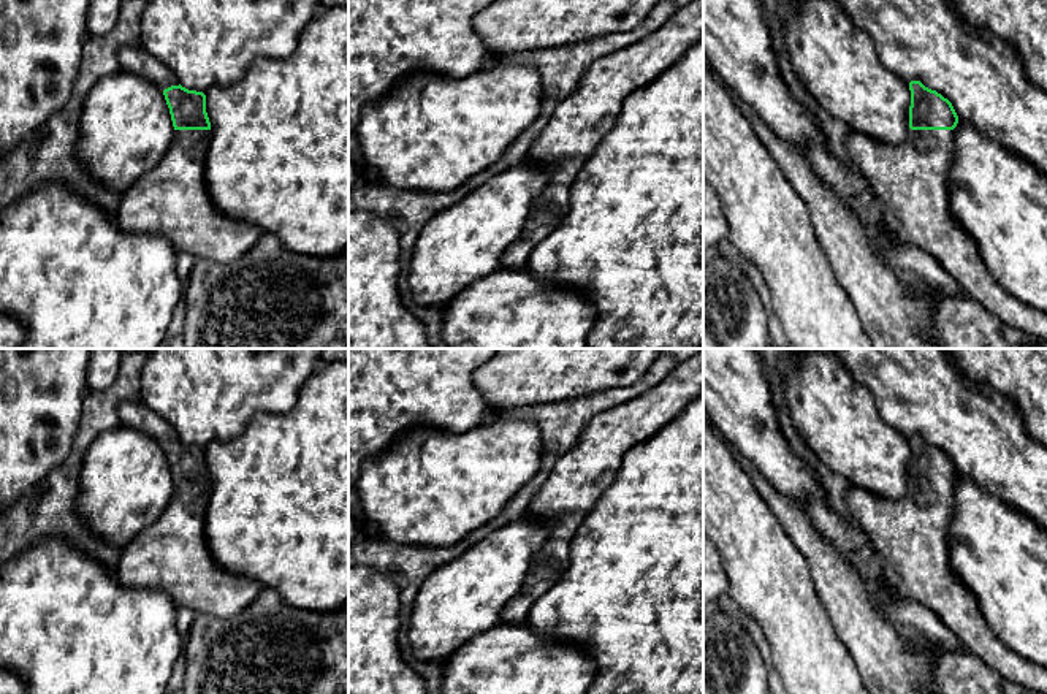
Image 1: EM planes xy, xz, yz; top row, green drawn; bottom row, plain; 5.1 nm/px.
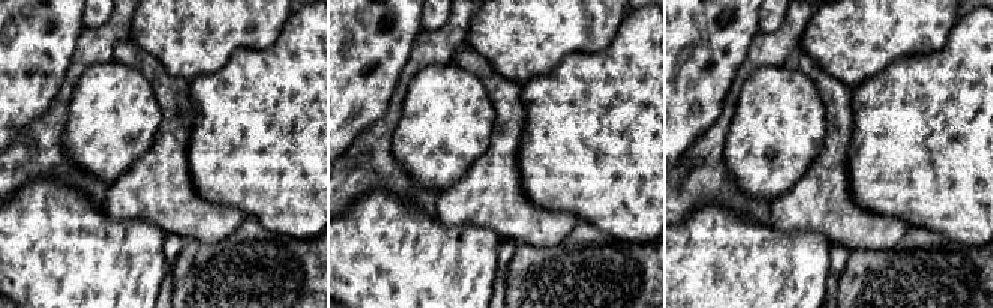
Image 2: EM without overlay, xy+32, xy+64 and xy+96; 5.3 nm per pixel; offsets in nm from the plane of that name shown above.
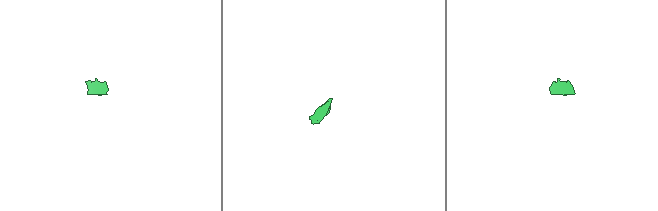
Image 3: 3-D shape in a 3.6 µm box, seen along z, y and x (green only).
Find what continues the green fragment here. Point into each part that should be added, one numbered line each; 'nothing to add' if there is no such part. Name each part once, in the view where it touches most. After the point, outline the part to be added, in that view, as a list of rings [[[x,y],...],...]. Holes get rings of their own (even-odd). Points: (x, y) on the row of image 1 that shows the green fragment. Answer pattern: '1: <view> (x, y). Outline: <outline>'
1: xy (135, 59). Outline: [[[124,46],[117,51],[120,70],[146,78],[155,82],[162,90],[179,86],[176,74],[143,46]]]
2: yz (911, 178). Outline: [[[911,130],[898,144],[887,144],[851,132],[846,139],[852,168],[860,173],[870,192],[881,198],[898,225],[901,242],[930,254],[965,290],[1003,323],[1047,339],[1047,315],[1009,295],[985,266],[977,244],[950,211],[950,170],[954,163],[954,130]]]

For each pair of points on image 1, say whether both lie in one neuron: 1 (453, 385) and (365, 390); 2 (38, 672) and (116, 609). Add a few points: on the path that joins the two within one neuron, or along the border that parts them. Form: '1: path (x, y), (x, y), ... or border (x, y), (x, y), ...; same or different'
1: path (431, 387), (409, 390), (404, 395), (387, 390); same
2: path (57, 653), (70, 640), (84, 640), (97, 628); same

